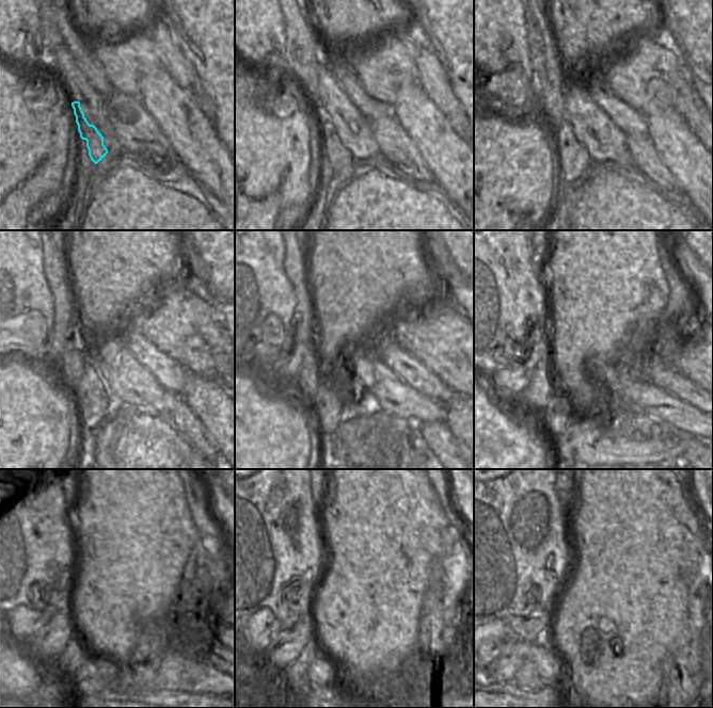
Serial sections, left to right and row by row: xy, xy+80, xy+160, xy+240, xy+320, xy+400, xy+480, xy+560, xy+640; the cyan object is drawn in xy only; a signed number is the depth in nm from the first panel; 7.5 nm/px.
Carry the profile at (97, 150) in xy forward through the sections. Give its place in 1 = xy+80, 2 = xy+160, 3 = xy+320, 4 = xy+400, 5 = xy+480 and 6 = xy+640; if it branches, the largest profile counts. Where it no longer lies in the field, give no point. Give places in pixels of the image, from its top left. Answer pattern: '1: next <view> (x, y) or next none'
1: next xy+80 (341, 158)
2: next xy+160 (573, 159)
3: next xy+320 (326, 409)
4: next xy+400 (552, 419)
5: next xy+480 (64, 669)
6: next xy+640 (526, 678)

